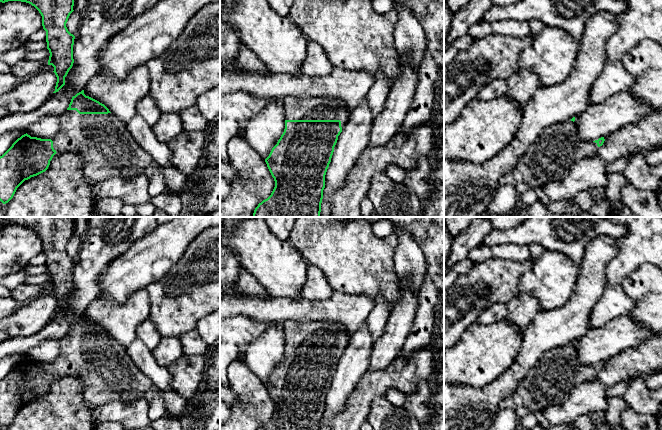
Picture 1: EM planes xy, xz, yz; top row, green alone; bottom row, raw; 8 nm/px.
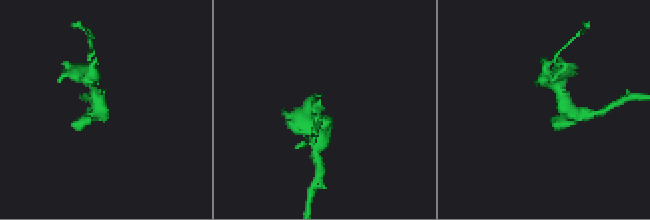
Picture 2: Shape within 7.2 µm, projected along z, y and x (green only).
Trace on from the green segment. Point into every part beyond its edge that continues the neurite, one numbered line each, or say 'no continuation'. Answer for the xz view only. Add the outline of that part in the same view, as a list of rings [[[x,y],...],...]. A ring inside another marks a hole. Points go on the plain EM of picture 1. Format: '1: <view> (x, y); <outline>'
1: xz (320, 332); [[[331,321],[283,322],[285,344],[340,344],[343,352],[349,342],[347,330]]]

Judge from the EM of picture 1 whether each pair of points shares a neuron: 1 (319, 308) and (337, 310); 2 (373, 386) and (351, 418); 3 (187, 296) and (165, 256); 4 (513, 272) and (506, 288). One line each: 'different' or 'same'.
1: same
2: same
3: different
4: same

